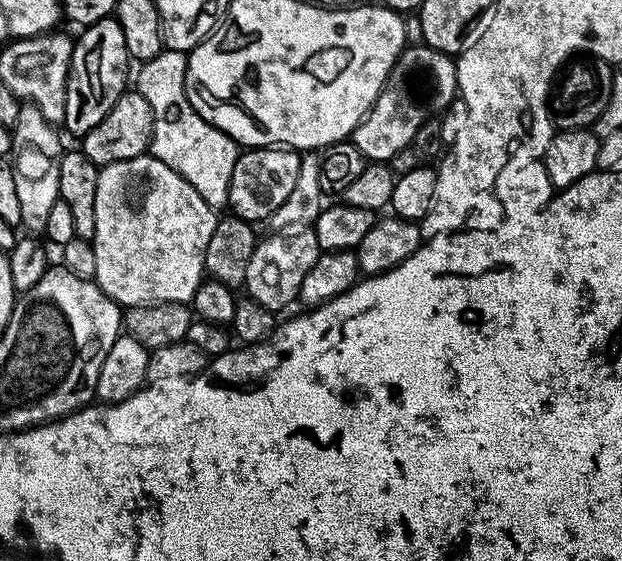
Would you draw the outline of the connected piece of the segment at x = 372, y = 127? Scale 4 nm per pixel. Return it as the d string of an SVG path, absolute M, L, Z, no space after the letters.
M425 43L405 47L376 103L353 130L351 143L356 145L365 161L392 162L404 147L407 149L411 145L421 126L433 114L449 108L457 96L456 62L449 53L429 48Z

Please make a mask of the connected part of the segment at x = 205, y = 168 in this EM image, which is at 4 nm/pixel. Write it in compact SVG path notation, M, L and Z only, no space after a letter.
M159 52L154 58L143 61L139 65L140 73L135 73L135 87L150 102L152 111L152 143L151 155L158 157L170 170L174 170L214 210L228 208L228 191L230 178L234 174L236 159L241 149L236 141L231 140L222 130L218 130L194 106L190 106L190 98L186 94L186 66L188 57L182 52Z

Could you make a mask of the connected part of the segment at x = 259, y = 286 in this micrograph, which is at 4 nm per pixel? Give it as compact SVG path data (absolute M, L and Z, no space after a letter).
M296 230L291 234L268 234L256 245L254 255L250 258L250 266L246 266L244 288L247 295L263 308L279 313L280 308L287 306L291 300L295 301L300 295L302 278L306 278L306 270L314 266L320 257L321 249L315 231Z

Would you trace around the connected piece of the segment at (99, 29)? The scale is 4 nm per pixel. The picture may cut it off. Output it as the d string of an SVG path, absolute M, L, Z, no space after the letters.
M107 18L94 22L92 25L85 27L80 33L78 39L72 45L72 65L68 71L68 85L66 86L66 114L64 115L63 131L76 138L82 138L90 130L94 130L94 126L98 126L98 122L102 122L102 118L106 118L106 114L110 114L110 110L114 106L114 102L118 102L118 98L126 91L127 82L130 80L130 72L128 76L128 64L130 65L130 57L126 50L126 37L122 34L122 26L115 18Z

